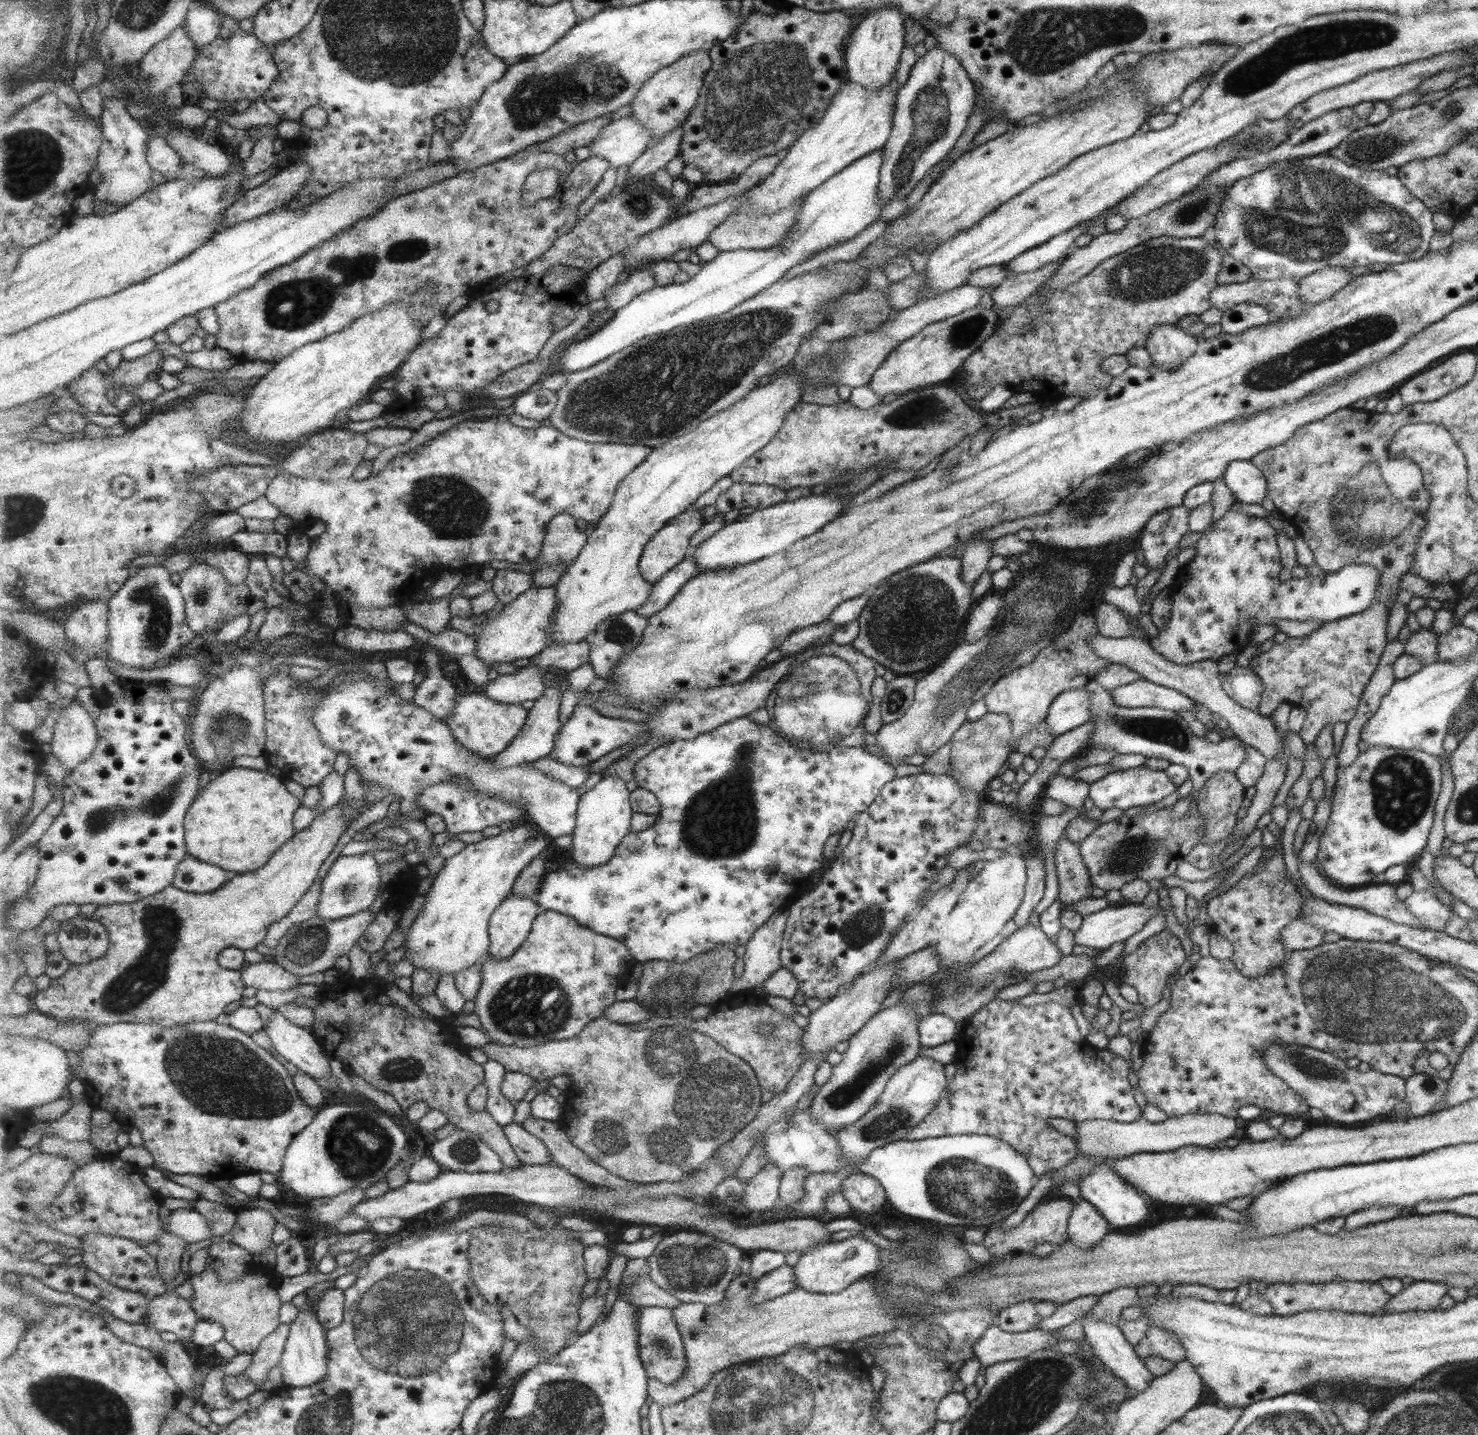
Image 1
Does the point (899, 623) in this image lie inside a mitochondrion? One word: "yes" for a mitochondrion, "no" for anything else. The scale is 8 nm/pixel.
yes

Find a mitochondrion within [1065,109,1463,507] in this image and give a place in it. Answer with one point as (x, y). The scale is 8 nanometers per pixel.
(1314, 208)

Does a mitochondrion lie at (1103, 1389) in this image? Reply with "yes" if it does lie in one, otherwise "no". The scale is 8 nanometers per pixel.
yes

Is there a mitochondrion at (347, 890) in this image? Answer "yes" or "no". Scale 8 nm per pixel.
yes

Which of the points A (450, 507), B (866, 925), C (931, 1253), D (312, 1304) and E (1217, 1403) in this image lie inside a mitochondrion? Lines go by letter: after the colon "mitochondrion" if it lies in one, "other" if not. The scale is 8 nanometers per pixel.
A: mitochondrion
B: mitochondrion
C: mitochondrion
D: other
E: other

